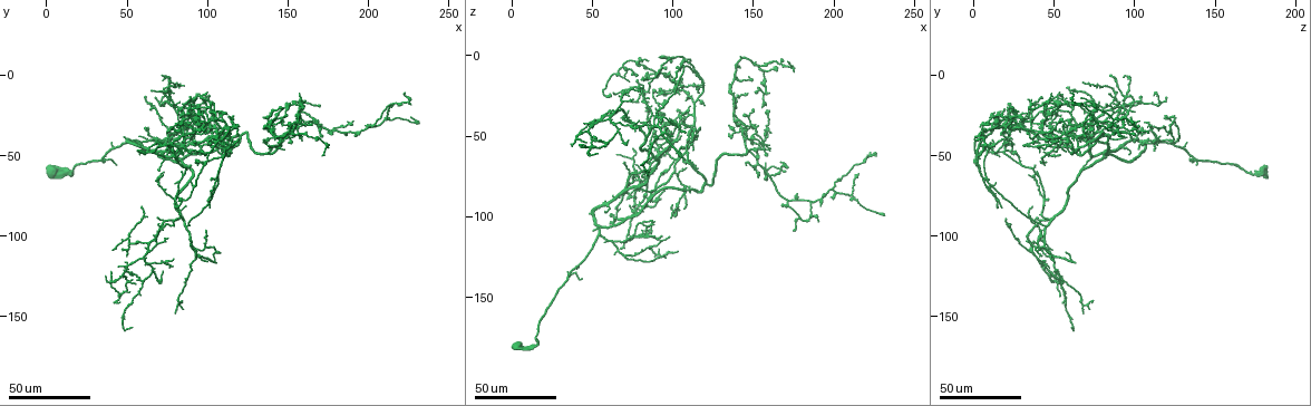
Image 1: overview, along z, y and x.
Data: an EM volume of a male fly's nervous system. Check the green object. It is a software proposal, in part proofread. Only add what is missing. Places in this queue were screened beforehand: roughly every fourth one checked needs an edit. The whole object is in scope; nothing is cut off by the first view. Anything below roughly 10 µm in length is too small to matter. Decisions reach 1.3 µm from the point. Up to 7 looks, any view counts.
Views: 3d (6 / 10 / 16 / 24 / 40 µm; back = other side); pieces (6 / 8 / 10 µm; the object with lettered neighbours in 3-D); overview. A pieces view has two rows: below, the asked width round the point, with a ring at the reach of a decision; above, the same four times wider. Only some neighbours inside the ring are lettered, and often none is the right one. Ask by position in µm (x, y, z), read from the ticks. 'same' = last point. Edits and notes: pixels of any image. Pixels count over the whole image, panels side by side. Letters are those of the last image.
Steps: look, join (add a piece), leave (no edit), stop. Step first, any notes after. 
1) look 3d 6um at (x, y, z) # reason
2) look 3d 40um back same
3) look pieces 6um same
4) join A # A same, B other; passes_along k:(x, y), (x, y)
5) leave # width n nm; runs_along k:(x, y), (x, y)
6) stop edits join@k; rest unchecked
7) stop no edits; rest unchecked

look 3d 40um at (78, 32, 14) # free end

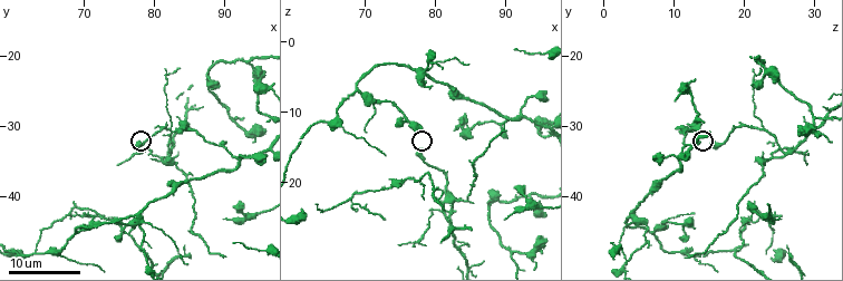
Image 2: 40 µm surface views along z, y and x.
look 3d 10um at (77.5, 32.5, 15.5) # zoom in

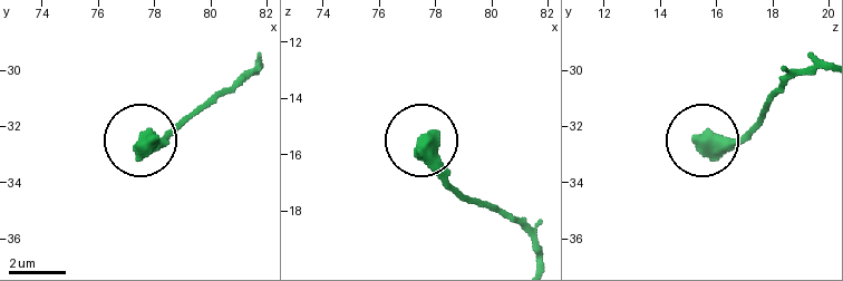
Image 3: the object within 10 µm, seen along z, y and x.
look pieces 10um at (77.6, 32.7, 15.4) # see the neighbours

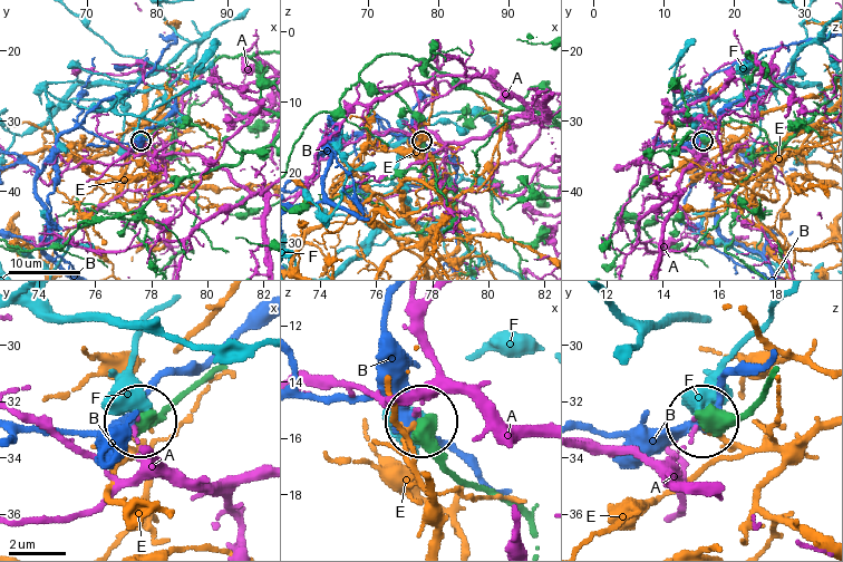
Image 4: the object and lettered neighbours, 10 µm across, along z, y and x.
leave # A other, B other, E other, F other; runs_along 4:(201, 381), (145, 417); no lettered piece goes on from it

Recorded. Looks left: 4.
look 3d 24um at (100, 36, 48) # branch stops here

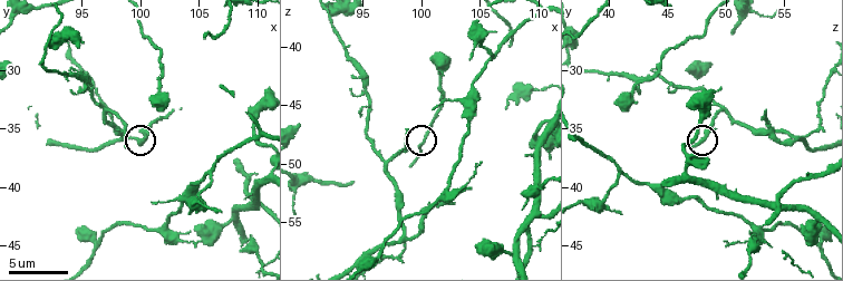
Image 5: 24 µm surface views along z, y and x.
look 3d 10um at (98.6, 36.6, 47.2)

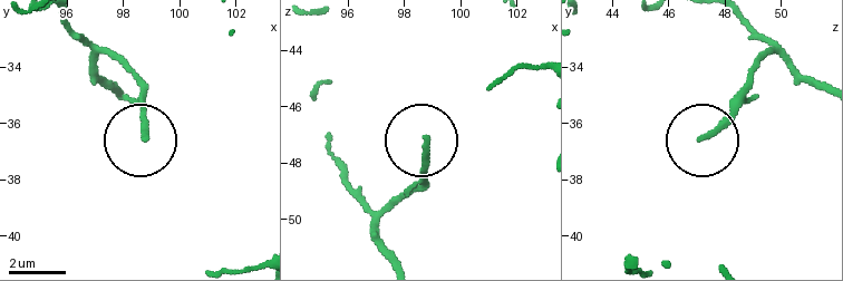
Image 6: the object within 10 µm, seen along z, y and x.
look pieces 10um at (98.8, 36.6, 47.1)

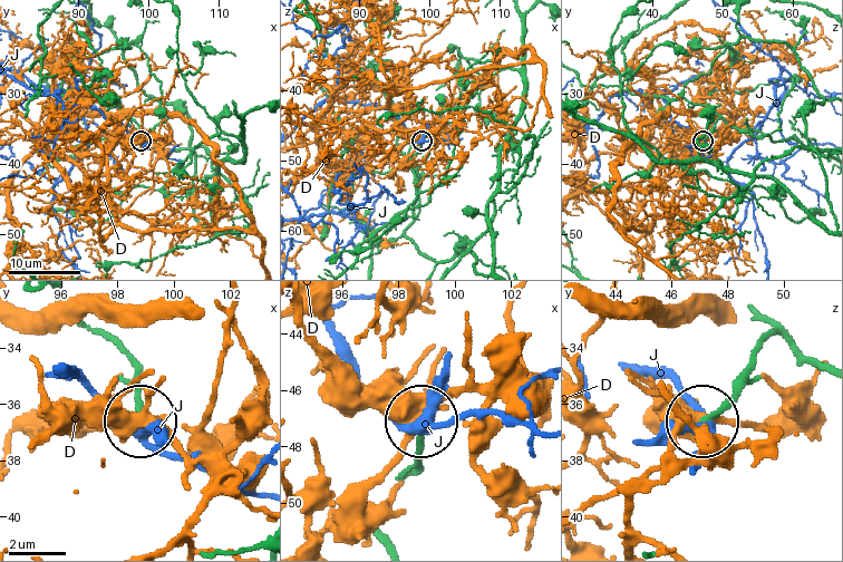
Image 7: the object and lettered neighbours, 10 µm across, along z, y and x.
leave # D other, J other; runs_along 7:(821, 369), (785, 339), (771, 339), (735, 389), (701, 417); none of them fits

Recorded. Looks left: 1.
stop no edits; rest unchecked

